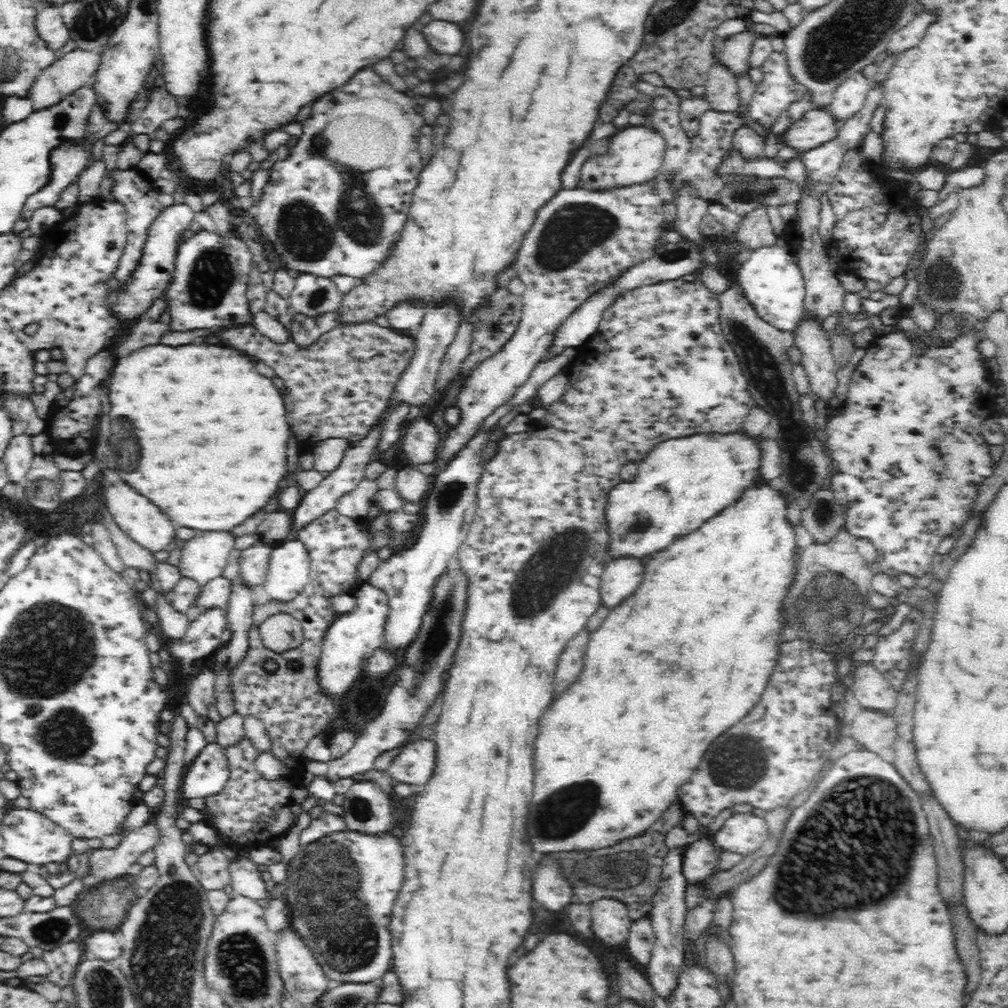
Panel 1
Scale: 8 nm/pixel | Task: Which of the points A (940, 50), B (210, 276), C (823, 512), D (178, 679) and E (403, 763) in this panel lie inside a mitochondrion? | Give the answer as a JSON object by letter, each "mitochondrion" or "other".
{"A":"other","B":"mitochondrion","C":"mitochondrion","D":"other","E":"other"}

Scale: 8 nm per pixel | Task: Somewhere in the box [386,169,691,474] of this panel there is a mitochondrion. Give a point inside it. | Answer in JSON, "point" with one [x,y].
{"point":[574,229]}

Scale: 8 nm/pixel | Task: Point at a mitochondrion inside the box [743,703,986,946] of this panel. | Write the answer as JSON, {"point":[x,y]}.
{"point":[797,887]}

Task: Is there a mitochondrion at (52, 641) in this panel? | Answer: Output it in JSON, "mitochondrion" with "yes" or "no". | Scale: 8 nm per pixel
{"mitochondrion":"yes"}

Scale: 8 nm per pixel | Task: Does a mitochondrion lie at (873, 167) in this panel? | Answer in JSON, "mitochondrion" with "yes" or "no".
{"mitochondrion":"no"}

